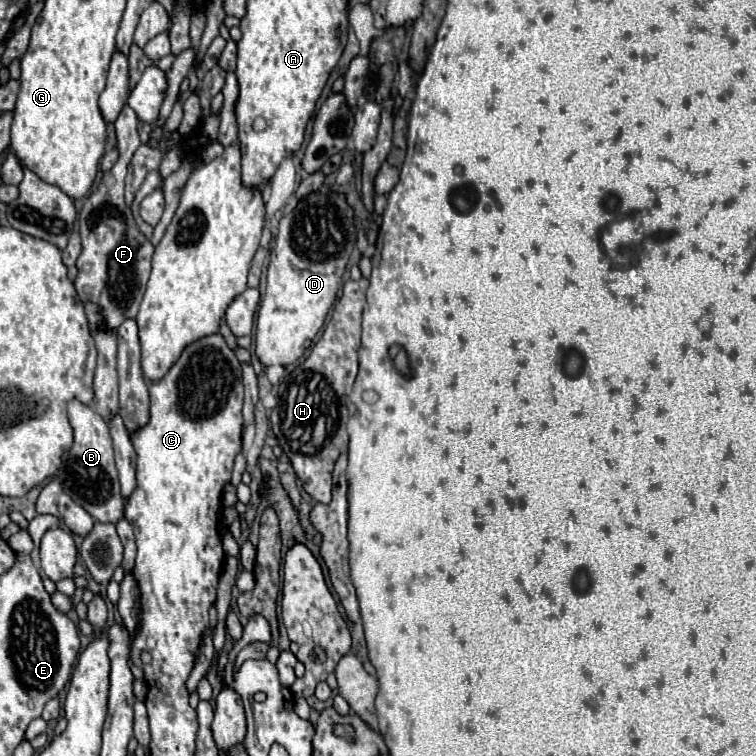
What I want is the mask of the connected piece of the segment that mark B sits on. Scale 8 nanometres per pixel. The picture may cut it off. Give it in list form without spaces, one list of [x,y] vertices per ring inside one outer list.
[[[71,399],[67,407],[69,423],[75,431],[75,441],[71,449],[65,451],[61,457],[61,469],[57,473],[57,479],[59,483],[63,483],[63,491],[69,491],[75,503],[79,503],[95,521],[117,523],[119,519],[123,519],[123,495],[119,491],[109,427],[101,415],[95,415],[89,405],[77,399]]]

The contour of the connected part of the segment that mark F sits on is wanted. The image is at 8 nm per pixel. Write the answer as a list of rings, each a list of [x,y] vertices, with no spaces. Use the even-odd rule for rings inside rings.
[[[129,107],[121,109],[115,121],[115,131],[117,131],[119,161],[113,165],[111,171],[103,175],[97,191],[93,191],[87,197],[79,213],[79,233],[81,233],[83,249],[77,259],[79,273],[75,277],[75,289],[81,303],[87,301],[95,303],[103,317],[103,325],[109,331],[115,331],[125,319],[133,319],[137,315],[149,279],[151,257],[155,249],[151,241],[135,225],[131,209],[123,199],[127,163],[137,151],[137,147],[141,145],[137,135],[137,115],[133,109]]]

